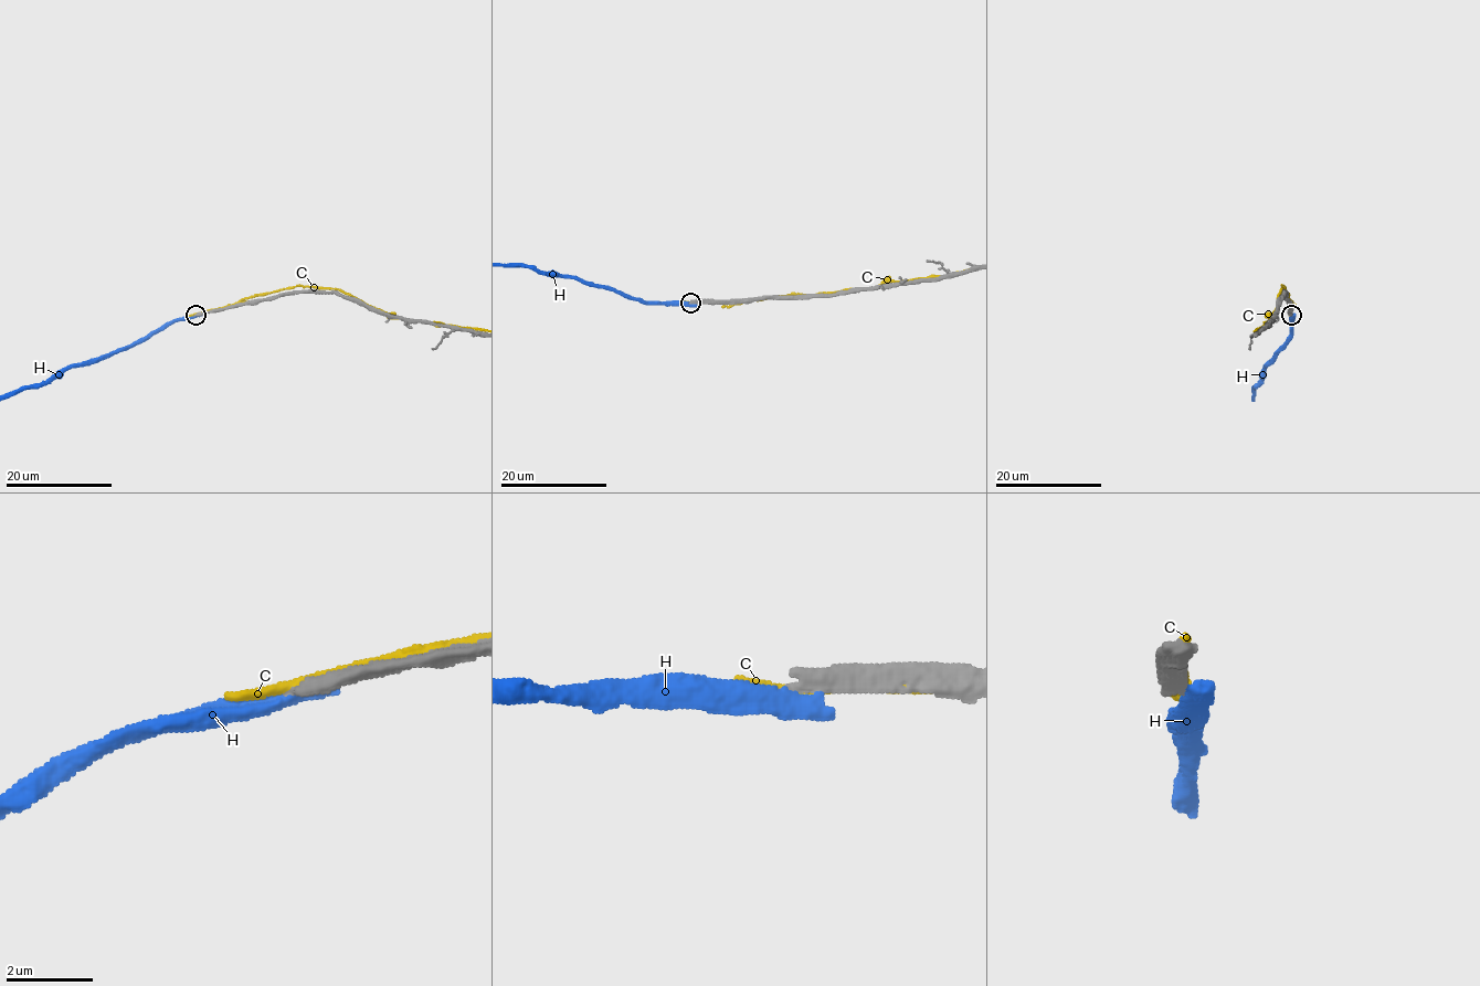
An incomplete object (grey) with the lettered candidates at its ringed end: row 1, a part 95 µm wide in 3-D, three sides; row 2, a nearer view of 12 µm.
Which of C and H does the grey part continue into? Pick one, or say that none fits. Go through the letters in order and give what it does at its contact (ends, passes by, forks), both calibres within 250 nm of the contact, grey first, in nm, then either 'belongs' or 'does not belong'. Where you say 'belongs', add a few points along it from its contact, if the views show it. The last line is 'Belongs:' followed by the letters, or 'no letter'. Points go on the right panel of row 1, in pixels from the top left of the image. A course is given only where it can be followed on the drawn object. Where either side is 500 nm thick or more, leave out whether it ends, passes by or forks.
C: it passes by | 400/240 nm | does not belong
H: 480/550 nm | does not belong
Belongs: no letter

